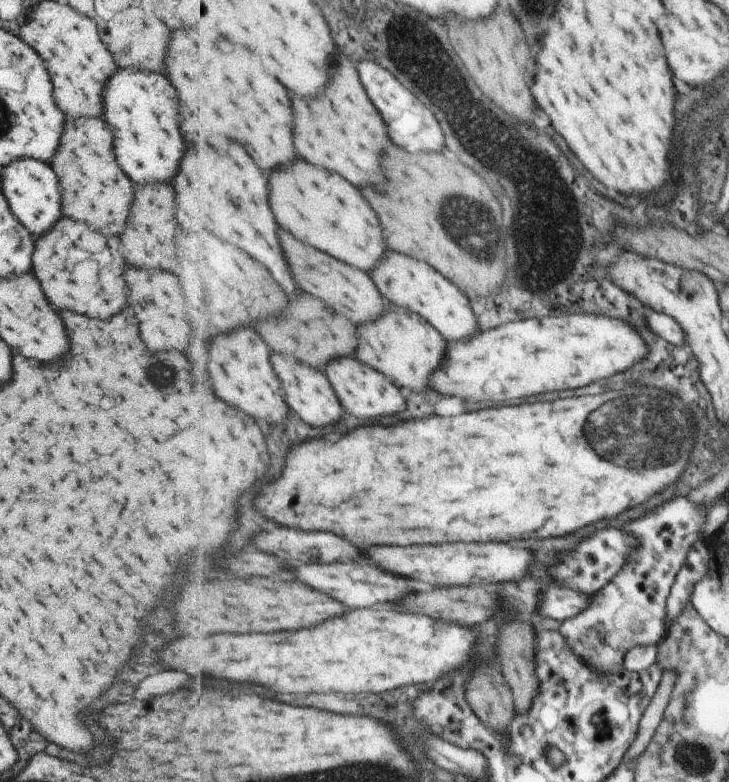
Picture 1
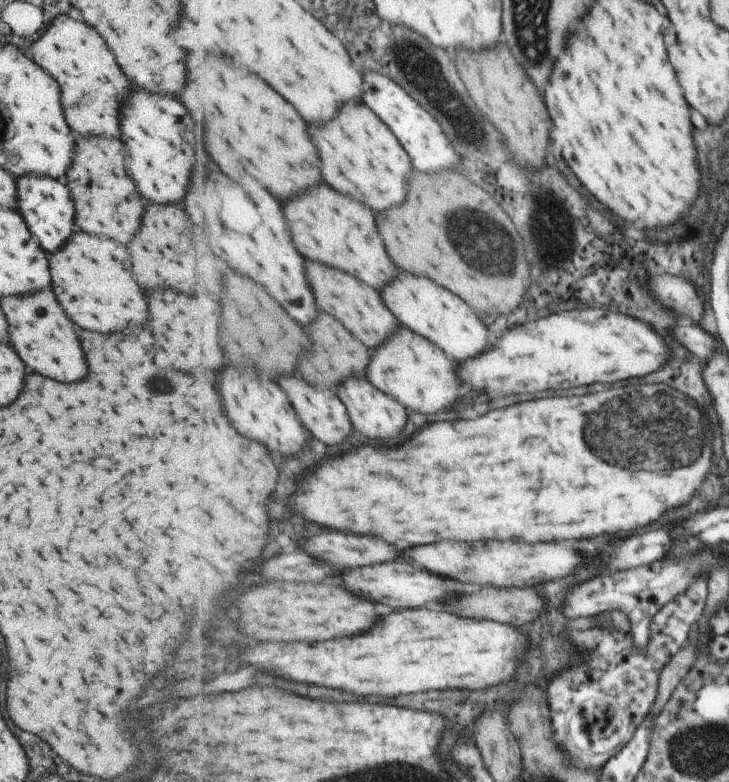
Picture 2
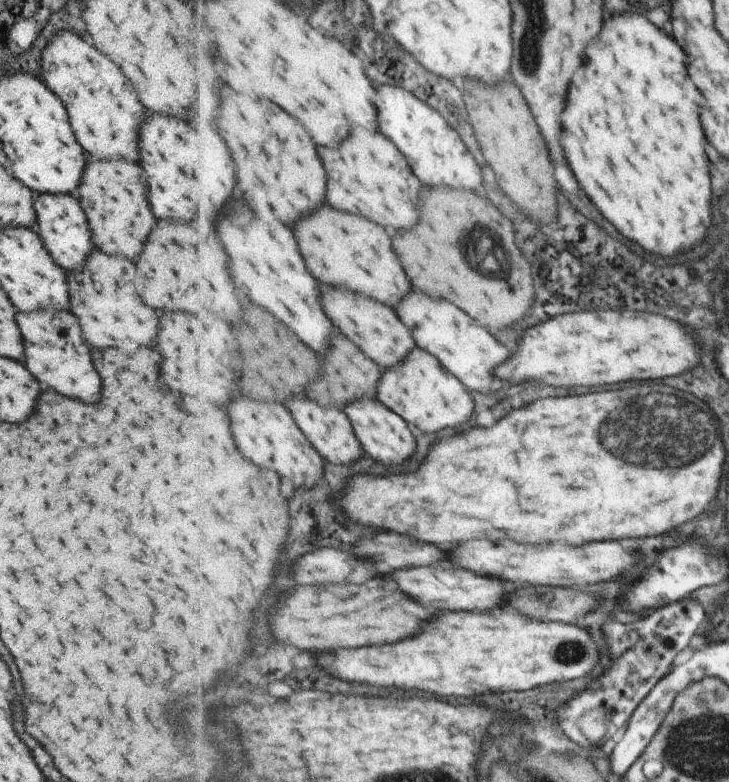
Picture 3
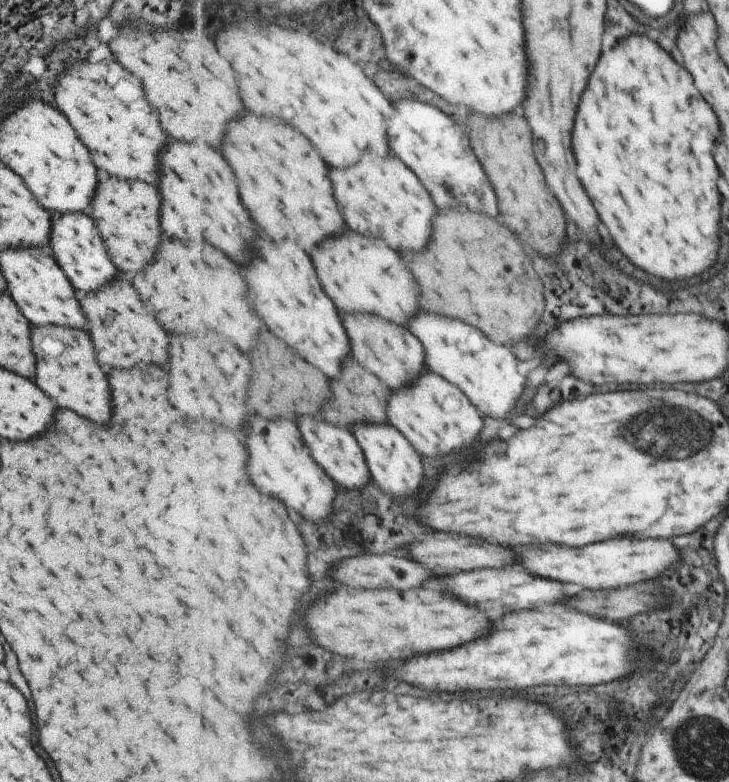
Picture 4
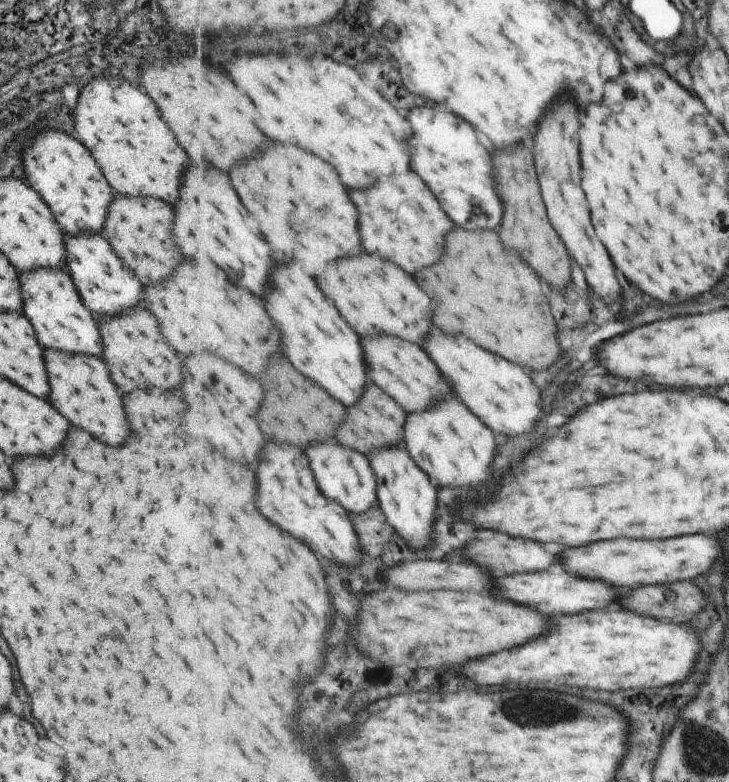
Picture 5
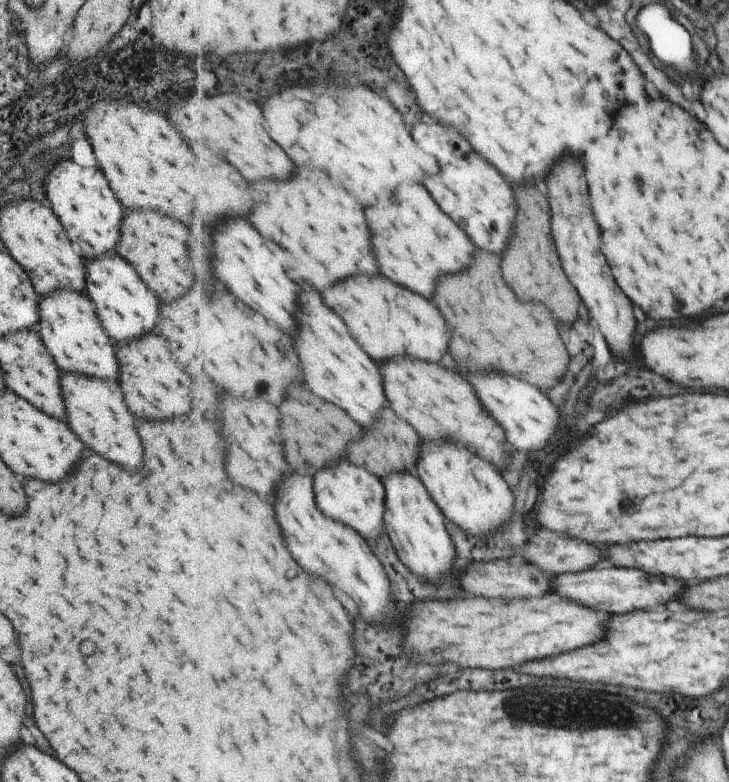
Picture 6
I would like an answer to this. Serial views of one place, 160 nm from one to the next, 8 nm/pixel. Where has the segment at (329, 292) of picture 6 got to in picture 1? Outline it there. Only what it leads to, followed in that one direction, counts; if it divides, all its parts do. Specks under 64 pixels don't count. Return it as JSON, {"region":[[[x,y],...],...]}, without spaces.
{"region":[[[293,160],[289,168],[279,168],[271,174],[271,208],[277,222],[289,232],[295,232],[299,240],[307,240],[307,244],[315,244],[315,248],[323,248],[327,254],[351,266],[363,268],[365,272],[375,268],[387,250],[379,218],[363,194],[341,174],[331,174],[325,168],[309,164],[307,160]]]}

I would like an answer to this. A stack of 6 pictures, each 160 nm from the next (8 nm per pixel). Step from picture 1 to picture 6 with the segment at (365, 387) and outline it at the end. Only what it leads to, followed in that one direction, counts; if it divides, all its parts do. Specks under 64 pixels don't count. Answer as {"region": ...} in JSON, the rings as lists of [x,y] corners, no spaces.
{"region":[[[393,471],[382,478],[386,488],[385,532],[391,537],[399,558],[417,574],[441,580],[455,562],[455,544],[445,524],[445,516],[427,485],[415,472]]]}

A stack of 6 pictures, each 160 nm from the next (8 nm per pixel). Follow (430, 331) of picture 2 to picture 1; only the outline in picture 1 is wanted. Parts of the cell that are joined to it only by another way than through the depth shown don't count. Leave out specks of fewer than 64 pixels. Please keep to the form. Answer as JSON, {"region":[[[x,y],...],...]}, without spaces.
{"region":[[[387,250],[387,256],[379,262],[377,268],[371,270],[371,276],[375,276],[375,284],[379,284],[379,290],[389,296],[389,300],[401,306],[409,306],[411,310],[419,312],[421,316],[427,316],[435,328],[439,328],[443,336],[447,336],[449,342],[471,338],[477,332],[478,317],[475,316],[469,298],[441,272],[437,272],[427,262],[415,260],[407,254]]]}

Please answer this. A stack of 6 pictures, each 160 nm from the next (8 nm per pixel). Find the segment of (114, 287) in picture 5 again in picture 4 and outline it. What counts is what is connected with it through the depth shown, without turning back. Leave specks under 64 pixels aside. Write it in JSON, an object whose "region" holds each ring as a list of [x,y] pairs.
{"region":[[[73,212],[50,214],[50,233],[47,249],[60,266],[63,274],[70,280],[71,286],[79,295],[99,290],[103,282],[109,282],[115,276],[115,268],[109,262],[105,248],[101,244],[101,238],[95,230],[95,224],[85,214],[73,214]]]}

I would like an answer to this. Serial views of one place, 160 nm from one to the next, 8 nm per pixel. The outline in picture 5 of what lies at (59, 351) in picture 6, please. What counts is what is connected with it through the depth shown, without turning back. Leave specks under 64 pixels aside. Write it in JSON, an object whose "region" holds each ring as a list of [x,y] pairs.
{"region":[[[37,267],[17,272],[21,308],[34,330],[41,348],[57,349],[66,353],[101,354],[101,340],[93,313],[85,308],[69,275],[55,267]]]}

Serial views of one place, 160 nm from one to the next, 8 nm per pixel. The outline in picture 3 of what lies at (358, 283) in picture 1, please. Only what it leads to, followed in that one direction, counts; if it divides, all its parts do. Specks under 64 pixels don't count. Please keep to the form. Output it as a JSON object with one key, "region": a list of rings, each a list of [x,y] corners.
{"region":[[[321,284],[323,288],[323,308],[327,316],[331,316],[331,322],[343,330],[343,334],[362,348],[383,371],[397,367],[411,349],[417,346],[411,330],[399,320],[393,308],[387,308],[385,304],[371,300],[371,296],[365,296],[361,292],[353,290],[341,290],[329,284]]]}

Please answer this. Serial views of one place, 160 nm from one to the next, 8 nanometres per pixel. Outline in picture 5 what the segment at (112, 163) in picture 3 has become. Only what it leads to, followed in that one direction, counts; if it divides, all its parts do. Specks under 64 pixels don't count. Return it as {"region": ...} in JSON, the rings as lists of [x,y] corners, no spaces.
{"region":[[[115,196],[107,206],[101,236],[115,248],[121,264],[129,268],[141,284],[155,284],[167,278],[181,258],[171,238],[171,208],[157,198]]]}

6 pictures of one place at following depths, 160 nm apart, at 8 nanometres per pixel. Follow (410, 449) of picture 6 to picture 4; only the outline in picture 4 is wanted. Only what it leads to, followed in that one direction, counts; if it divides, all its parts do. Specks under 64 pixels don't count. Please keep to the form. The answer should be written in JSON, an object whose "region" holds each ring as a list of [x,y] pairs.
{"region":[[[347,356],[343,362],[343,382],[341,376],[333,380],[333,398],[325,406],[325,416],[331,423],[349,427],[351,429],[357,423],[371,421],[372,423],[385,424],[388,420],[388,402],[392,390],[382,381],[380,376],[361,368],[361,364]]]}

